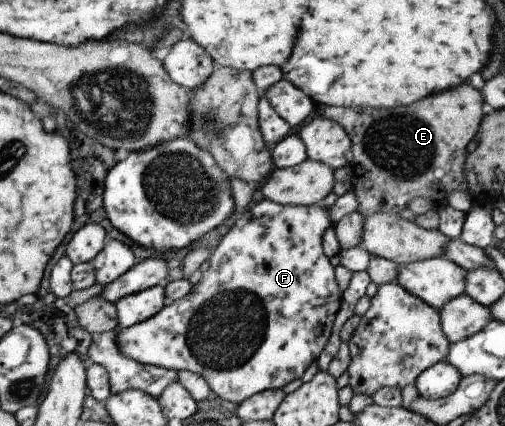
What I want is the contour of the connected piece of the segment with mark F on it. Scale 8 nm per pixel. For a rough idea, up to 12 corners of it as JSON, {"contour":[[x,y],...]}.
{"contour":[[256,198],[123,356],[236,405],[340,308],[327,208]]}

